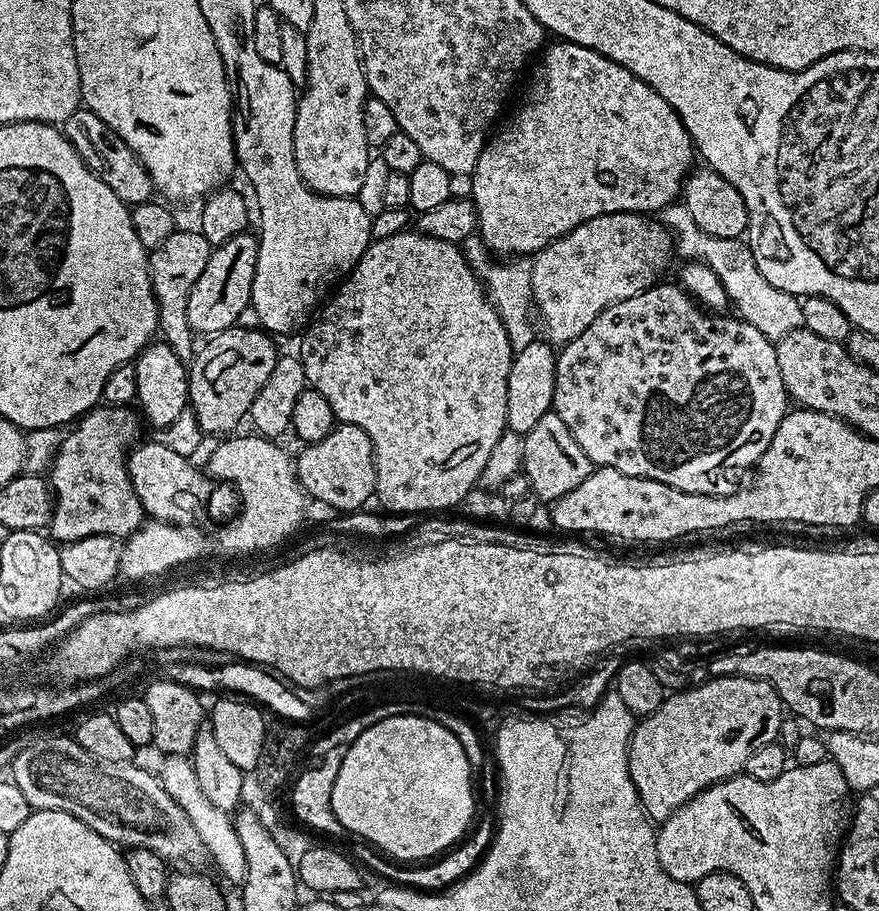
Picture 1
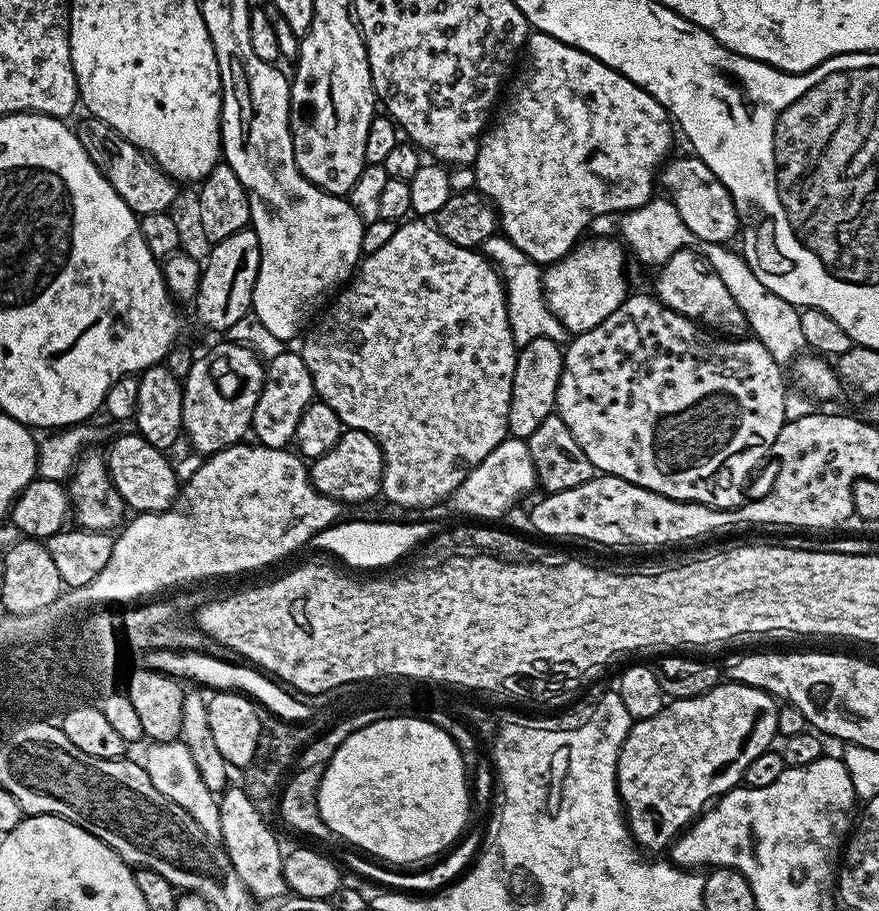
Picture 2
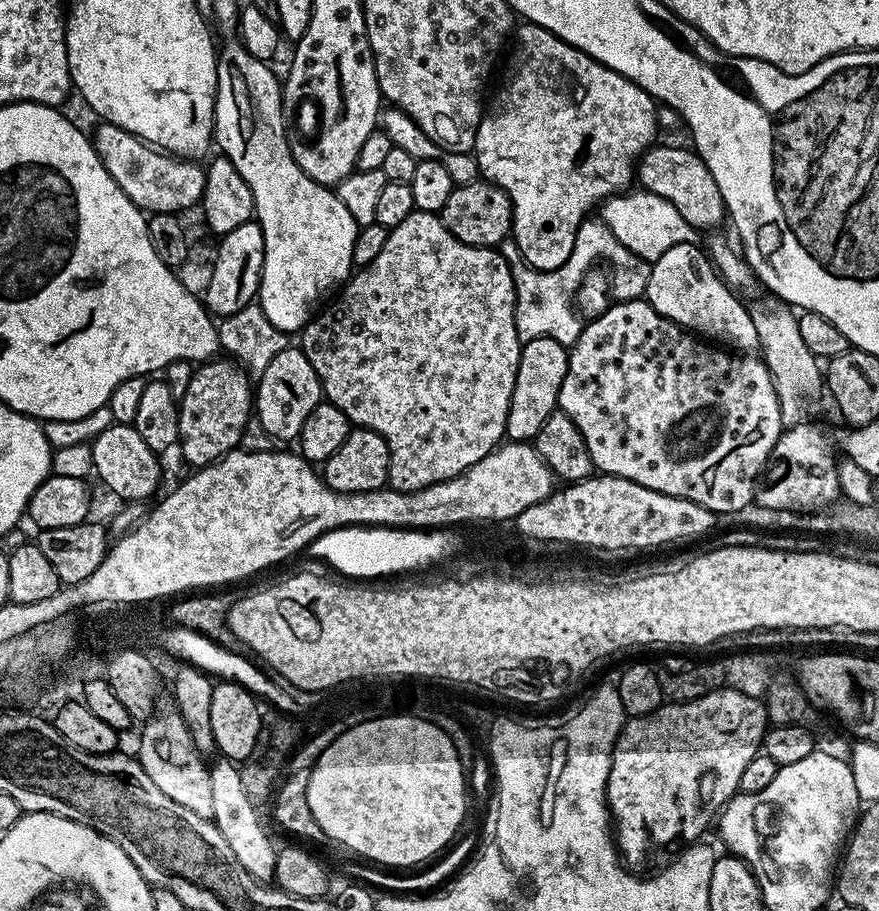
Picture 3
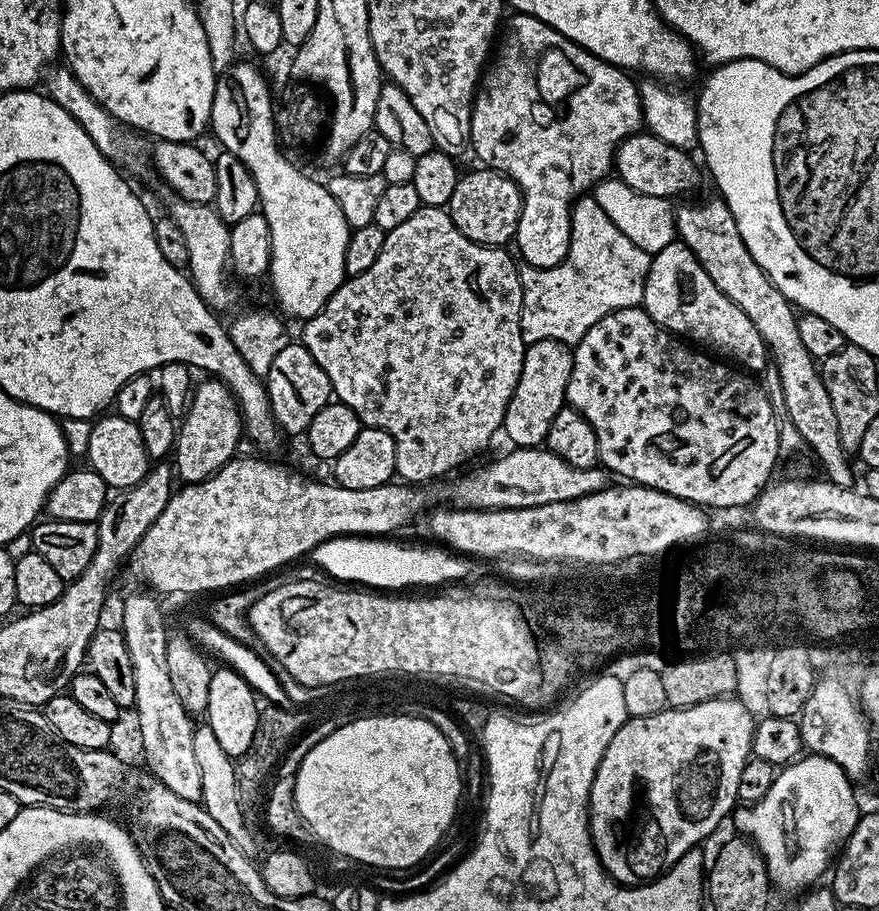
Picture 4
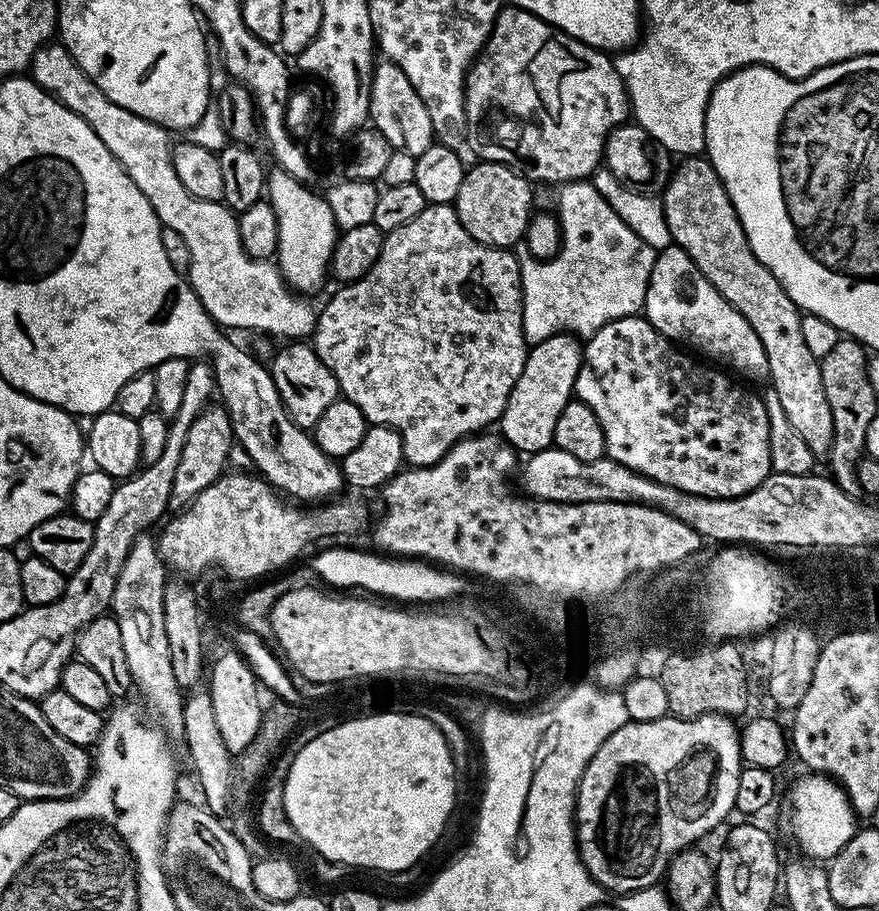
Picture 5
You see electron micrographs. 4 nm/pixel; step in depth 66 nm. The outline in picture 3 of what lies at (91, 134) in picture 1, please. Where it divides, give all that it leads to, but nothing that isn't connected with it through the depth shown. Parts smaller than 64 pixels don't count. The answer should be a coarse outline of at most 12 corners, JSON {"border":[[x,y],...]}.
{"border":[[107,122],[94,147],[145,214],[204,198],[205,169]]}

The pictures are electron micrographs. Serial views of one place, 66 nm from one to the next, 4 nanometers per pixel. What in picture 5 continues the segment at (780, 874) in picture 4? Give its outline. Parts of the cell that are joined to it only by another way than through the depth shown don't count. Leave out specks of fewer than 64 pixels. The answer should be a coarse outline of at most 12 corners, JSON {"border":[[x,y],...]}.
{"border":[[832,777],[789,790],[788,832],[805,857],[831,861],[857,831]]}

